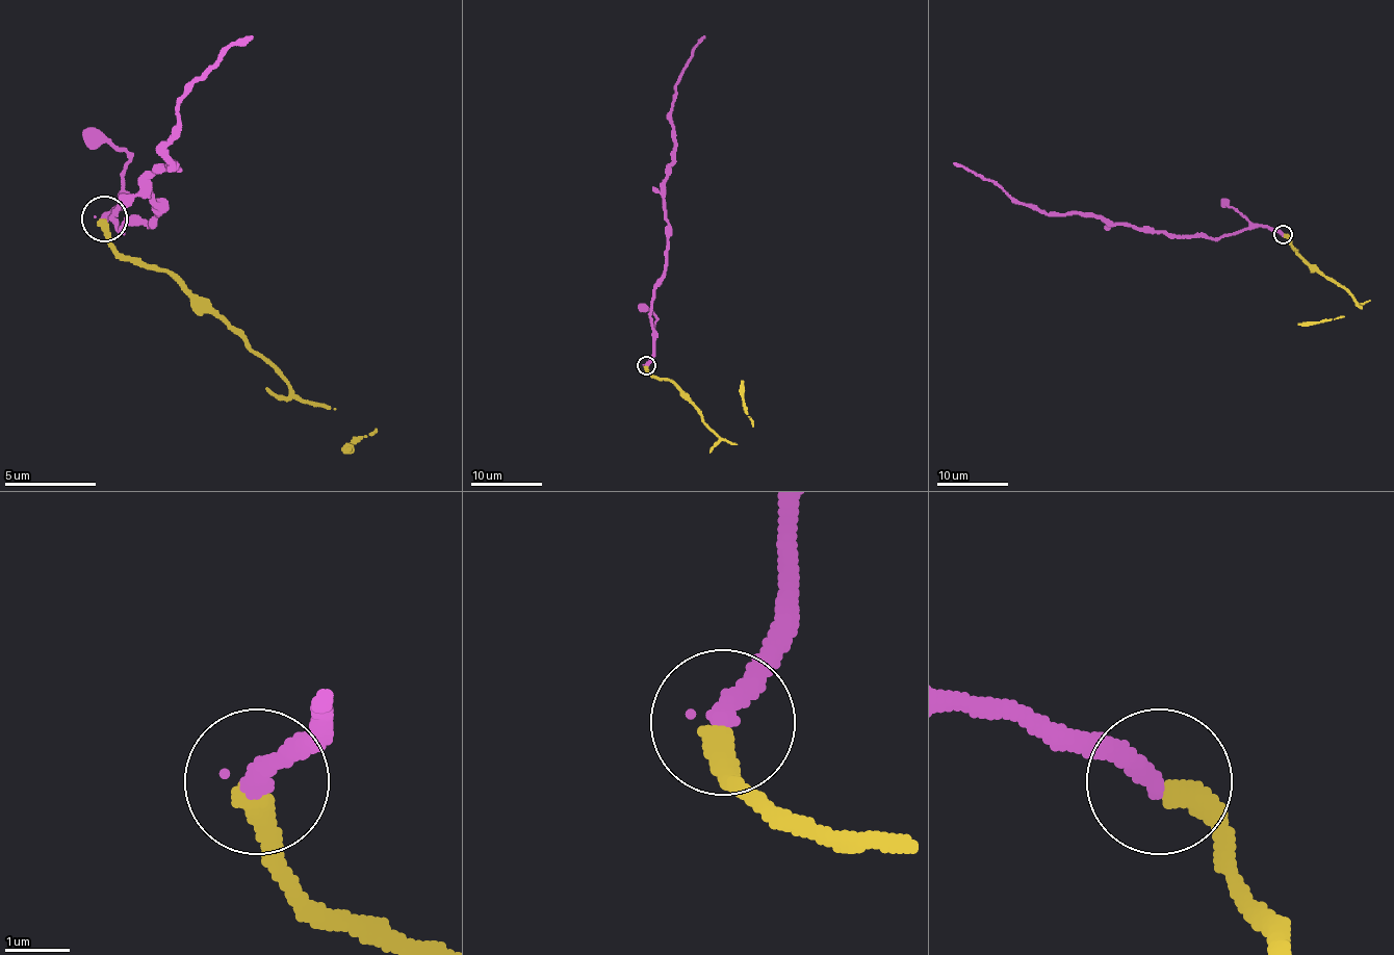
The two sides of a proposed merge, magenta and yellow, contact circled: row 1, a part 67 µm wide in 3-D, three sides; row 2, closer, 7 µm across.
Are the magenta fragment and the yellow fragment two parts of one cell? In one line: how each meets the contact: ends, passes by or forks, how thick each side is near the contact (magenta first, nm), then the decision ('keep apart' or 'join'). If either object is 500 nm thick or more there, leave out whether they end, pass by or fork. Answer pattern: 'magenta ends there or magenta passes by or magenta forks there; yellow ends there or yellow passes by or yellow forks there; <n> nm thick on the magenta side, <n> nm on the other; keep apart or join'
magenta ends there; yellow ends there; 340 nm thick on the magenta side, 400 nm on the other; join

